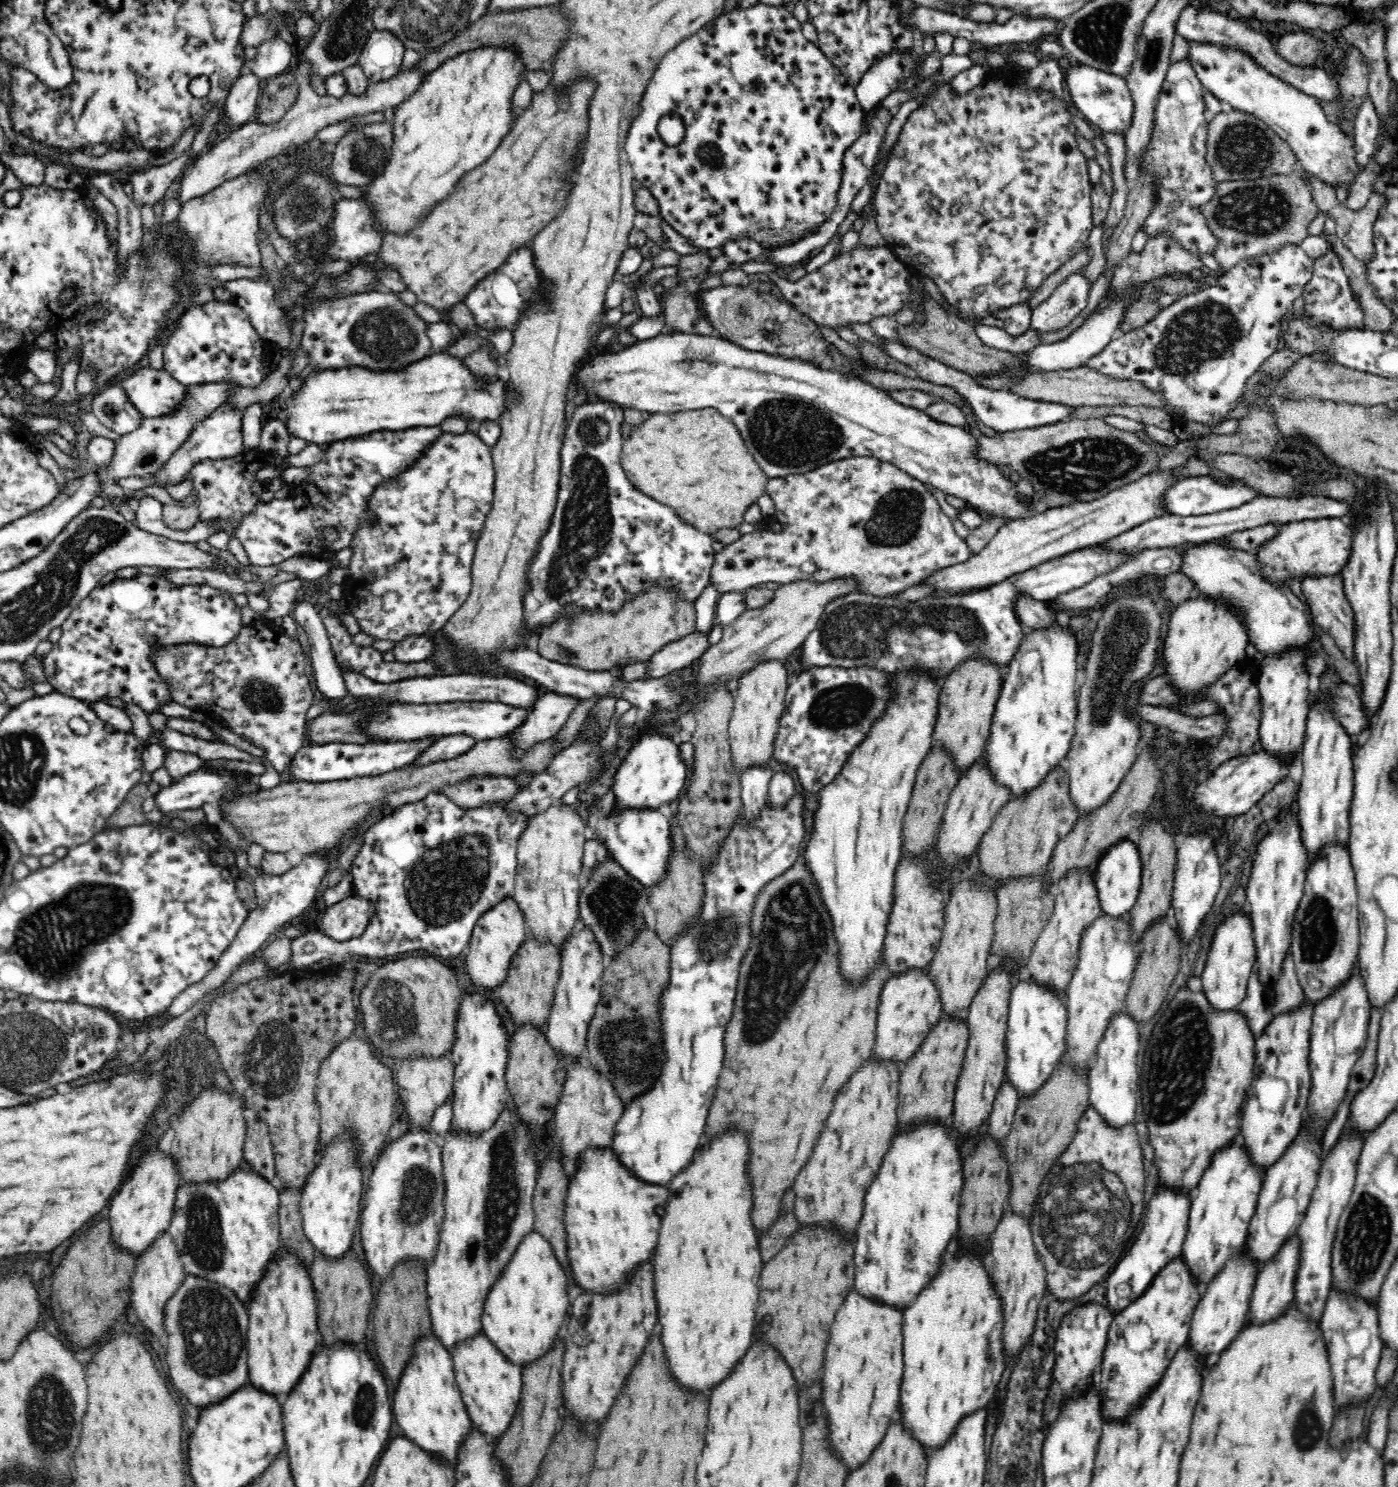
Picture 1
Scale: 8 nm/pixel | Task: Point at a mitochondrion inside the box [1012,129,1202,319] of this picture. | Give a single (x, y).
(1070, 300)

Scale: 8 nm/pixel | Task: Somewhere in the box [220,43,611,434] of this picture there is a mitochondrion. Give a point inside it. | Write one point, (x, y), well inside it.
(385, 334)

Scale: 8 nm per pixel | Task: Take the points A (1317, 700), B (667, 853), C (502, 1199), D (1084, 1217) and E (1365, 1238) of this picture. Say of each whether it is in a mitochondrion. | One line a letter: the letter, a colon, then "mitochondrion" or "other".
A: other
B: other
C: mitochondrion
D: mitochondrion
E: mitochondrion

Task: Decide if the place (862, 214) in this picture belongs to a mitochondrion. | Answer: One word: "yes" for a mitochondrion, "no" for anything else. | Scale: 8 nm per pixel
no

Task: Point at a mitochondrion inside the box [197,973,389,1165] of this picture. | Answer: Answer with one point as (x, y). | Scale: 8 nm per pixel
(275, 1067)

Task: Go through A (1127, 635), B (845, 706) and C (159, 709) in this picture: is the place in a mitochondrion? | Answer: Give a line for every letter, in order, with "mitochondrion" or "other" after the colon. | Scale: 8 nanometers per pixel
A: mitochondrion
B: mitochondrion
C: other

